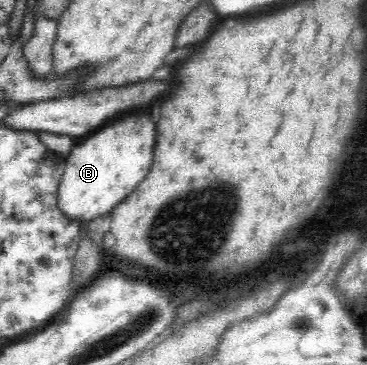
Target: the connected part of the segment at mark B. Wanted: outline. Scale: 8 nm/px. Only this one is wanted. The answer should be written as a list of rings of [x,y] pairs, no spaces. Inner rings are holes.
[[[129,113],[105,125],[81,145],[72,145],[65,155],[64,172],[57,190],[57,207],[65,218],[77,221],[81,227],[89,222],[105,217],[117,205],[123,203],[135,191],[135,187],[145,179],[153,159],[155,122],[145,113]]]

